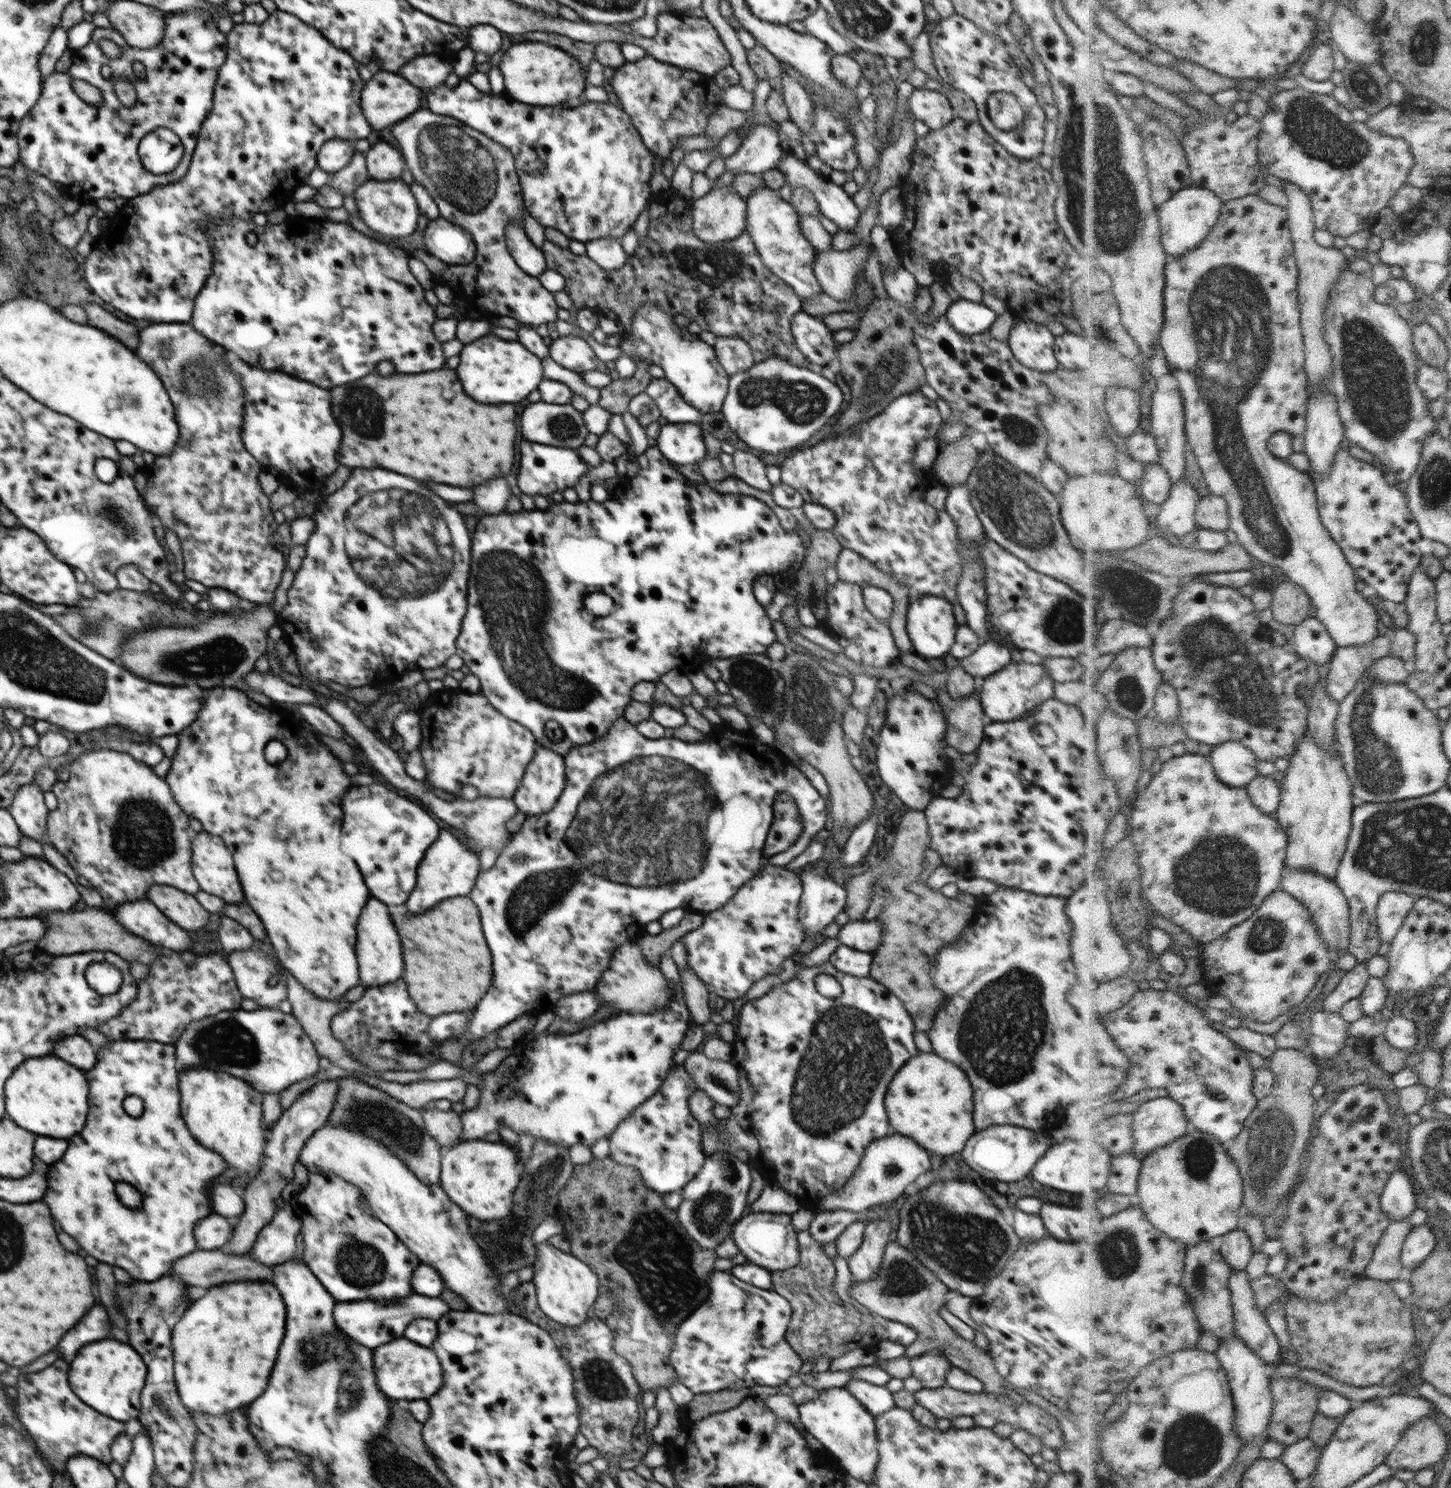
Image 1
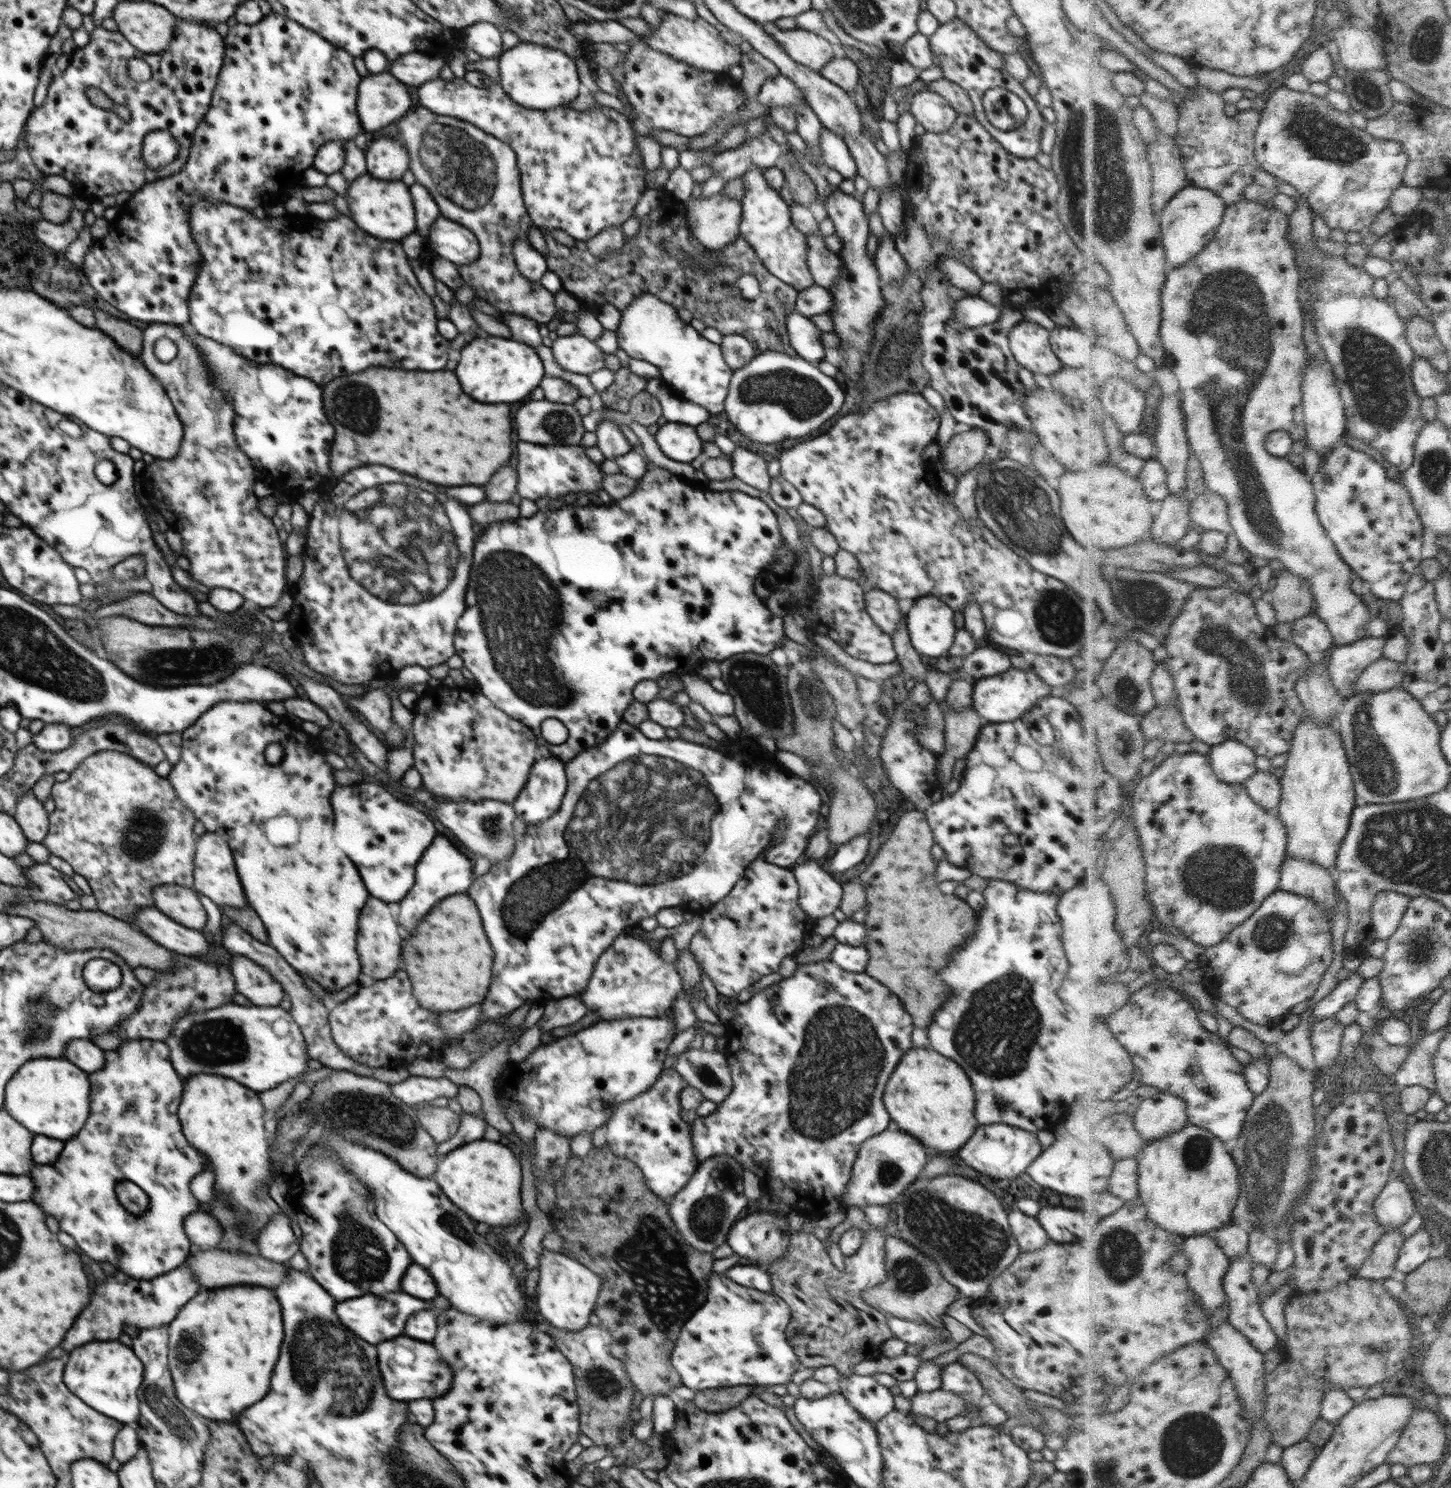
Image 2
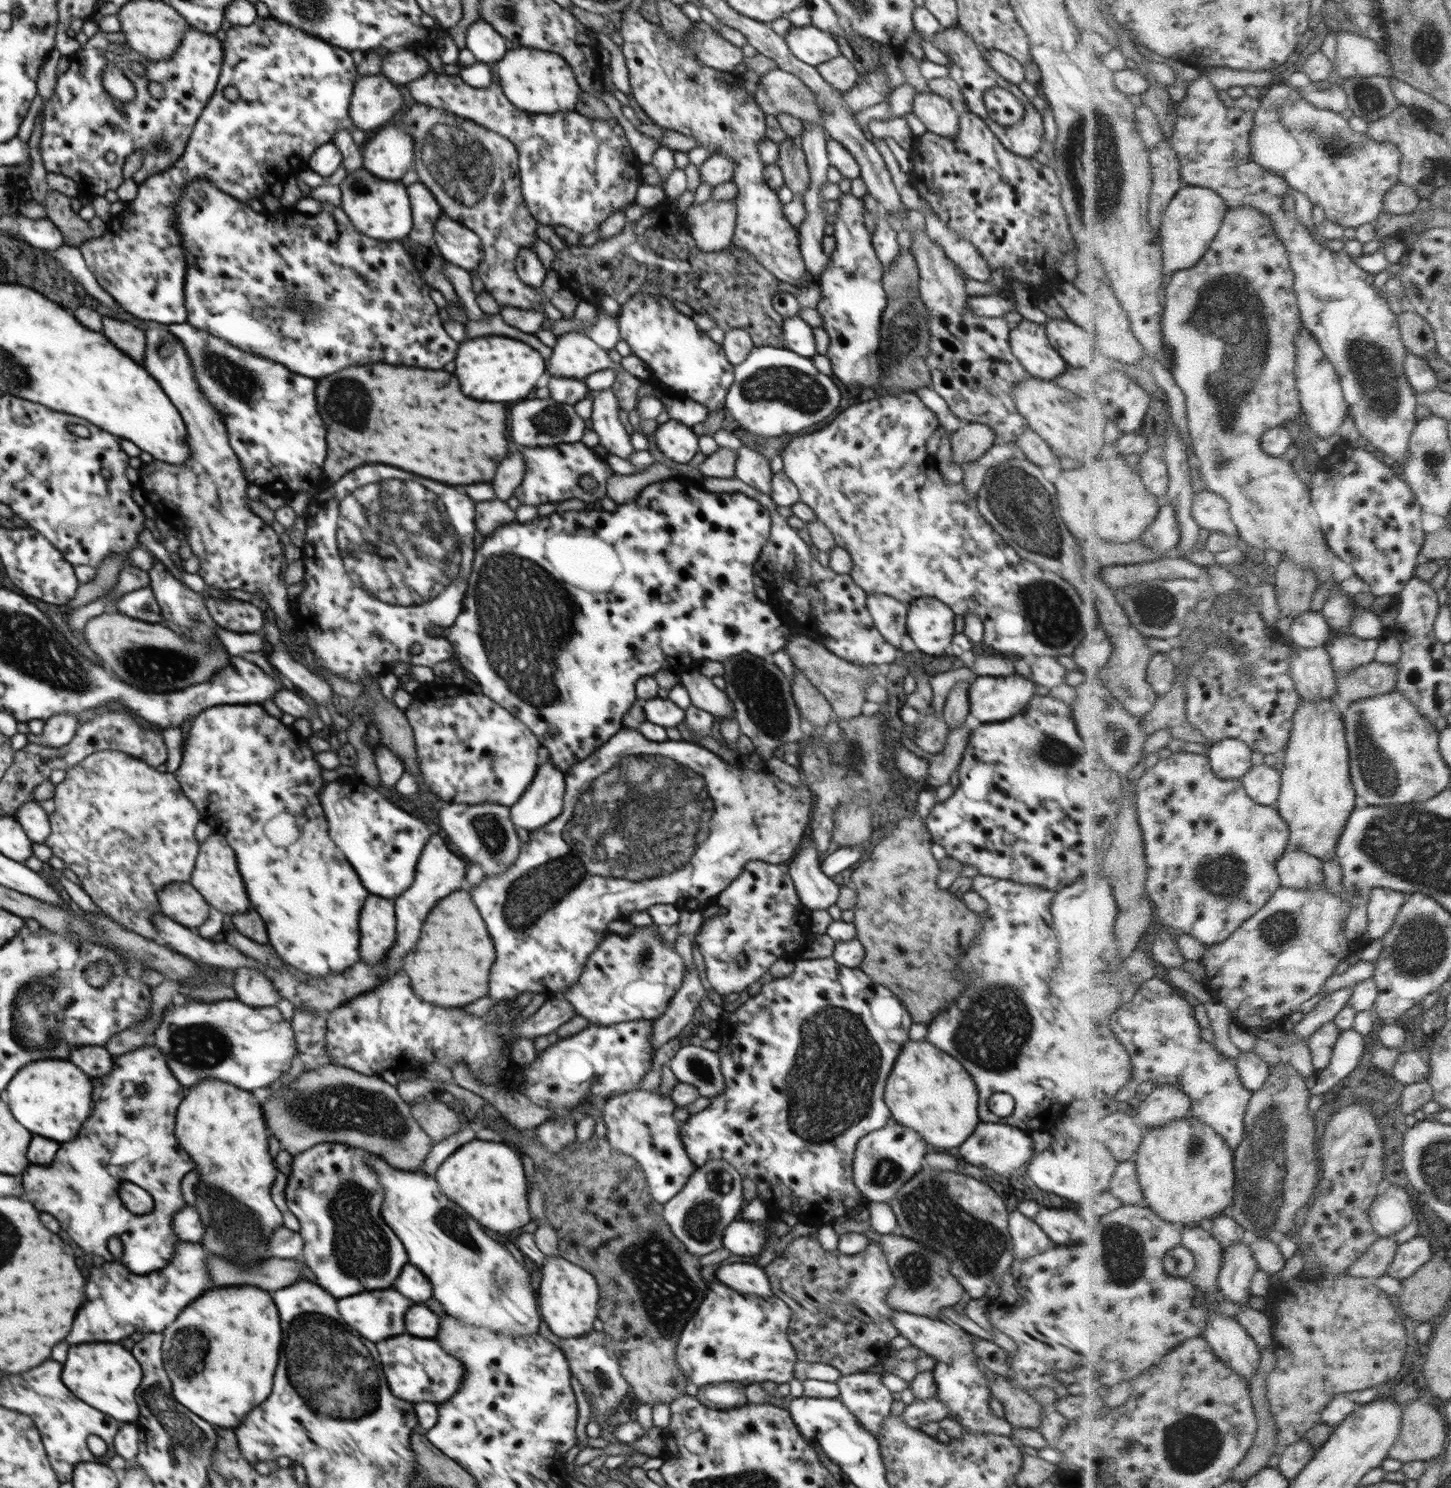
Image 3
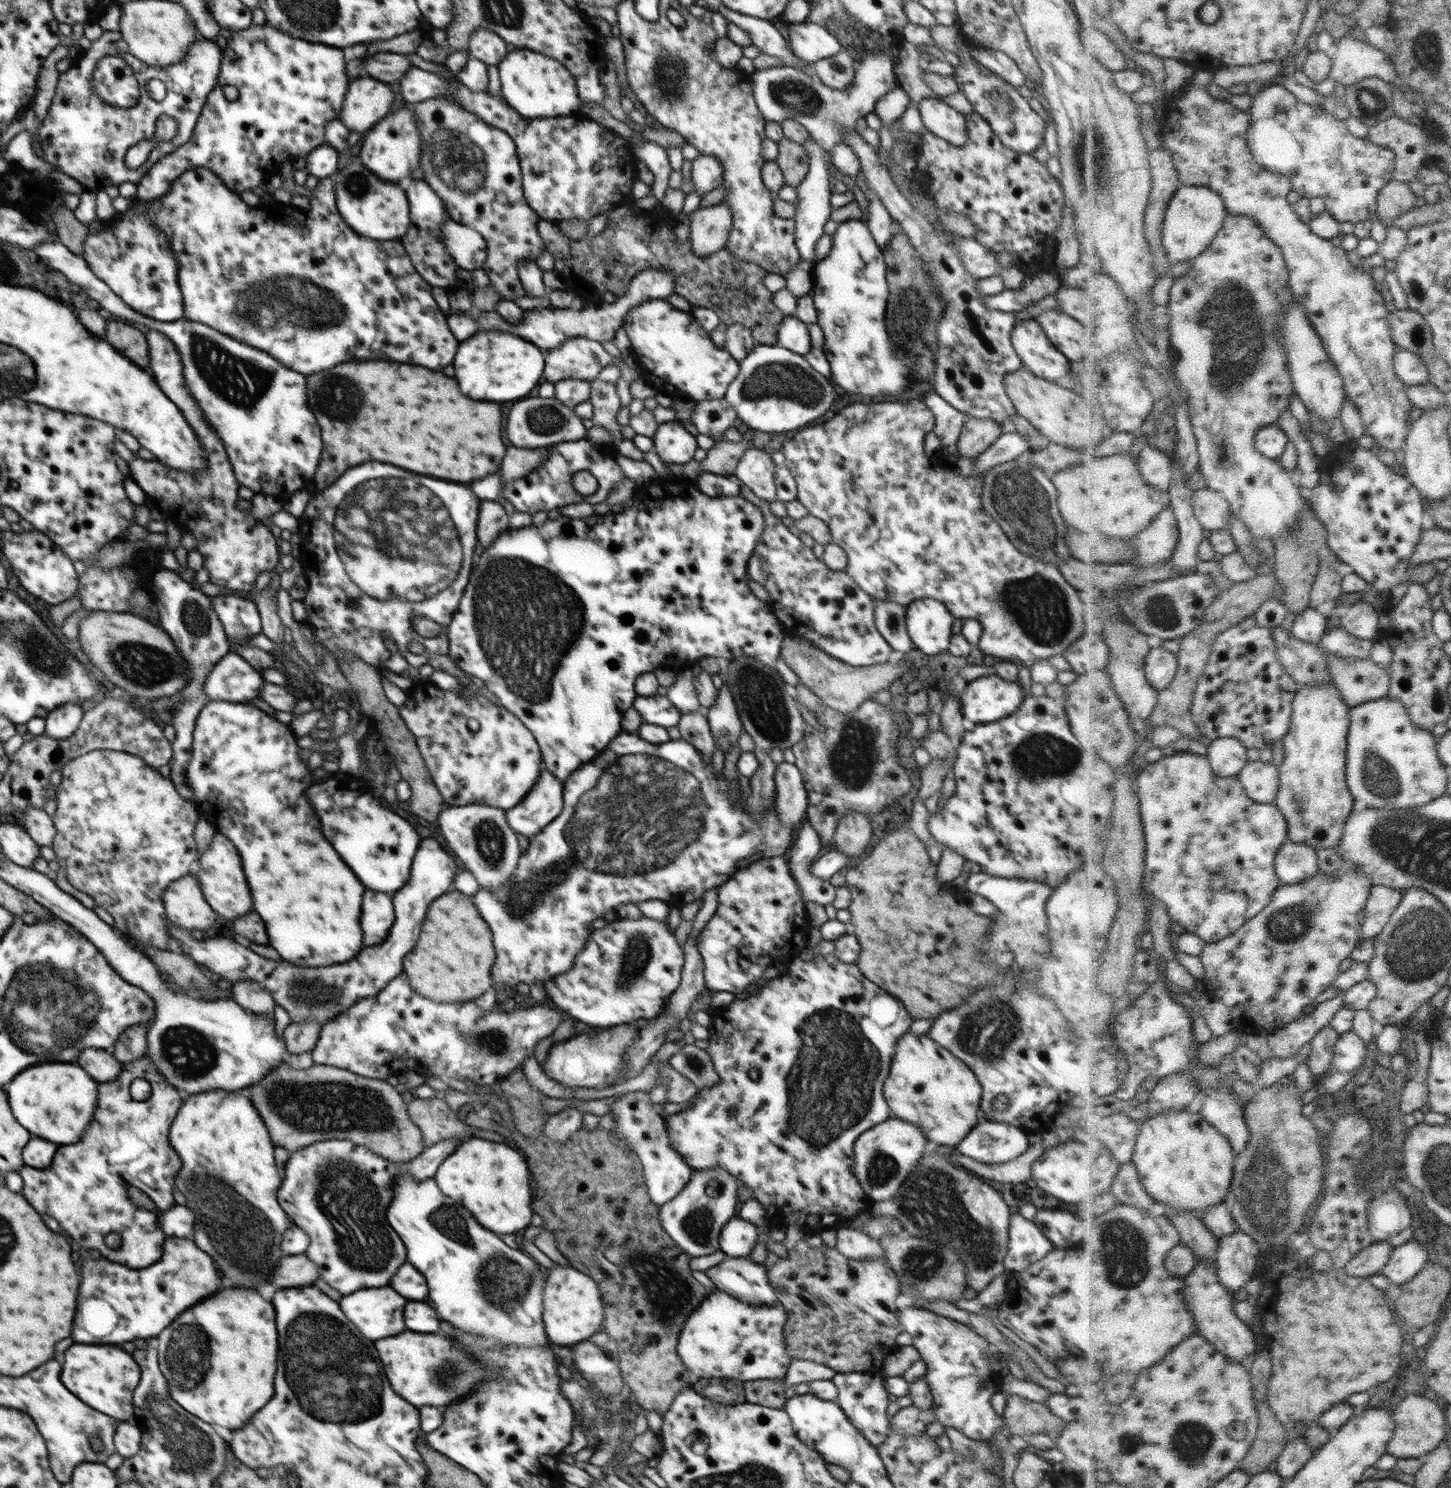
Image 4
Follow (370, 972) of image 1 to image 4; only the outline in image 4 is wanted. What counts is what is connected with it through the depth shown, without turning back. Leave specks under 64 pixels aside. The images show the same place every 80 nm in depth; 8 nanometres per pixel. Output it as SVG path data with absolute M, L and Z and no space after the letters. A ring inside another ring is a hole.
M366 890L362 900L363 946L380 944L392 928L394 922L394 908L392 895L386 892Z

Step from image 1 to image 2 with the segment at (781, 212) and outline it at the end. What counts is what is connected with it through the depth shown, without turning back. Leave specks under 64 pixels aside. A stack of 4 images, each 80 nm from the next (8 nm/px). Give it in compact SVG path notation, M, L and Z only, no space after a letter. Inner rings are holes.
M758 167L748 169L748 173L742 175L742 178L745 182L745 195L741 199L740 238L748 242L762 264L776 278L793 286L797 291L810 288L815 284L815 280L807 263L807 238L792 222L791 206L780 197L779 191L767 183Z

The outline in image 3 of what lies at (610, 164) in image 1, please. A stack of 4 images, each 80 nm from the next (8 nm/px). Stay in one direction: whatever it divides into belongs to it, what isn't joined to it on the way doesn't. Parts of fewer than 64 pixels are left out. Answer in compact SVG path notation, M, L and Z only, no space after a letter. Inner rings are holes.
M428 71L422 78L408 83L412 98L418 104L427 104L438 110L447 110L456 116L472 120L488 130L504 136L514 144L520 159L521 193L528 212L539 224L554 227L561 224L582 236L597 230L611 215L624 210L635 202L640 185L640 161L631 149L625 130L614 116L609 120L591 119L578 111L560 111L550 114L530 114L516 108L498 84L489 88L471 88L462 81L459 74L446 75Z

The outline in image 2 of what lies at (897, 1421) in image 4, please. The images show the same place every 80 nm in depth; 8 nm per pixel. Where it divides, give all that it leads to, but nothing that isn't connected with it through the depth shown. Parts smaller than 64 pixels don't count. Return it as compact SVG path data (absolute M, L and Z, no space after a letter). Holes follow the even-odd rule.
M940 1388L935 1391L918 1391L911 1398L912 1418L915 1416L925 1416L945 1422L948 1419L960 1416L967 1412L967 1402L961 1396L954 1395L953 1392Z

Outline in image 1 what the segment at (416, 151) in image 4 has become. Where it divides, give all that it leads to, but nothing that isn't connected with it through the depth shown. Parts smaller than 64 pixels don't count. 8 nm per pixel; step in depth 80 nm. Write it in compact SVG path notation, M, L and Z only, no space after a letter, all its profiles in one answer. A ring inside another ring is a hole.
M393 141L392 144L372 142L369 152L365 153L365 160L369 178L378 181L400 179L406 168L404 156Z

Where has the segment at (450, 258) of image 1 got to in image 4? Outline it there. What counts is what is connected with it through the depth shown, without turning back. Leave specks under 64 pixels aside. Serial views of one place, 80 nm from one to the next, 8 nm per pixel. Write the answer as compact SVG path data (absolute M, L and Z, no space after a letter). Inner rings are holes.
M447 215L441 224L441 232L447 253L459 268L470 271L483 268L487 244L477 230L458 224Z

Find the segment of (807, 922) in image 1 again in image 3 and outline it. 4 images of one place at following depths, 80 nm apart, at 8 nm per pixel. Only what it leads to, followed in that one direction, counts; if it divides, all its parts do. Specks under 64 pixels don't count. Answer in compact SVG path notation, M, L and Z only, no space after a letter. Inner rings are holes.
M810 834L804 836L801 849L789 864L789 873L795 884L800 902L812 910L827 910L836 904L839 884L827 877L821 869L823 855L819 854Z

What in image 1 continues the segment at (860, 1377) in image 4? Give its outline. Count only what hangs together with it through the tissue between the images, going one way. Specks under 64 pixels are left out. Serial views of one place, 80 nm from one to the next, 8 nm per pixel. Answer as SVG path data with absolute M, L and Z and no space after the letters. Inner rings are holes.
M850 1379L846 1388L875 1416L895 1406L893 1393L884 1386L876 1386L865 1380Z

